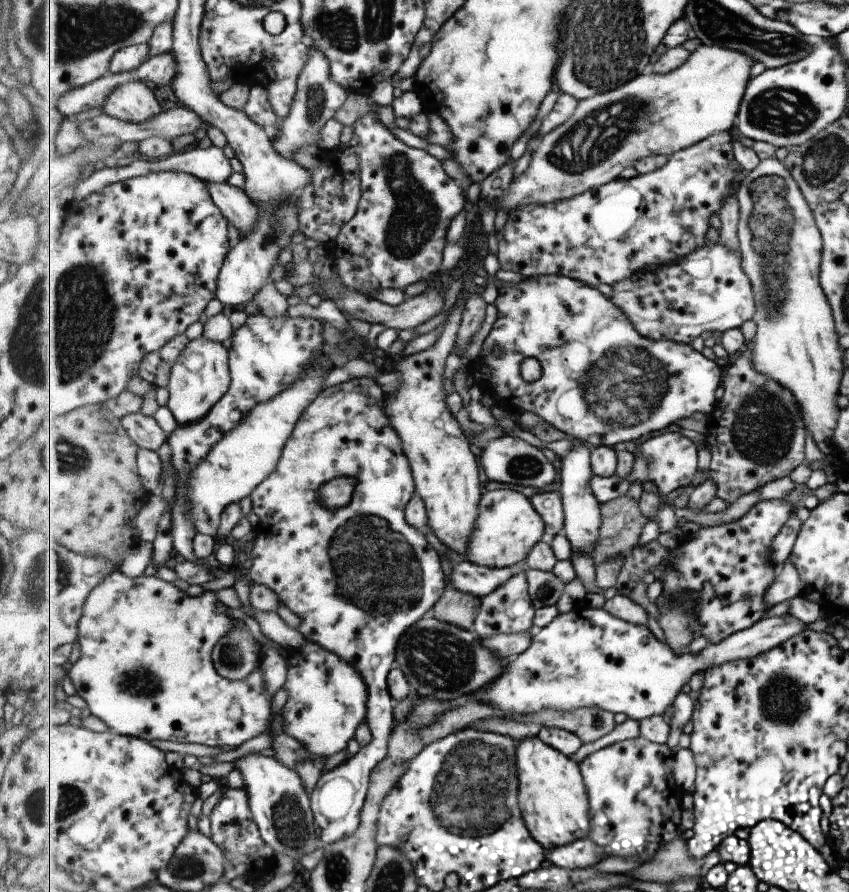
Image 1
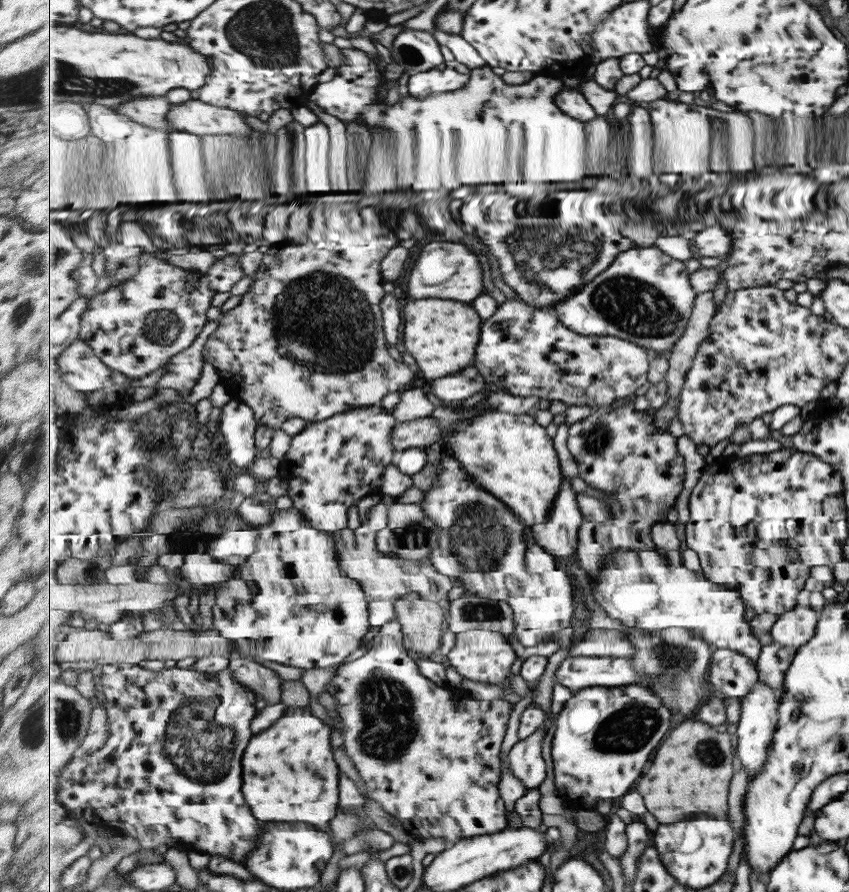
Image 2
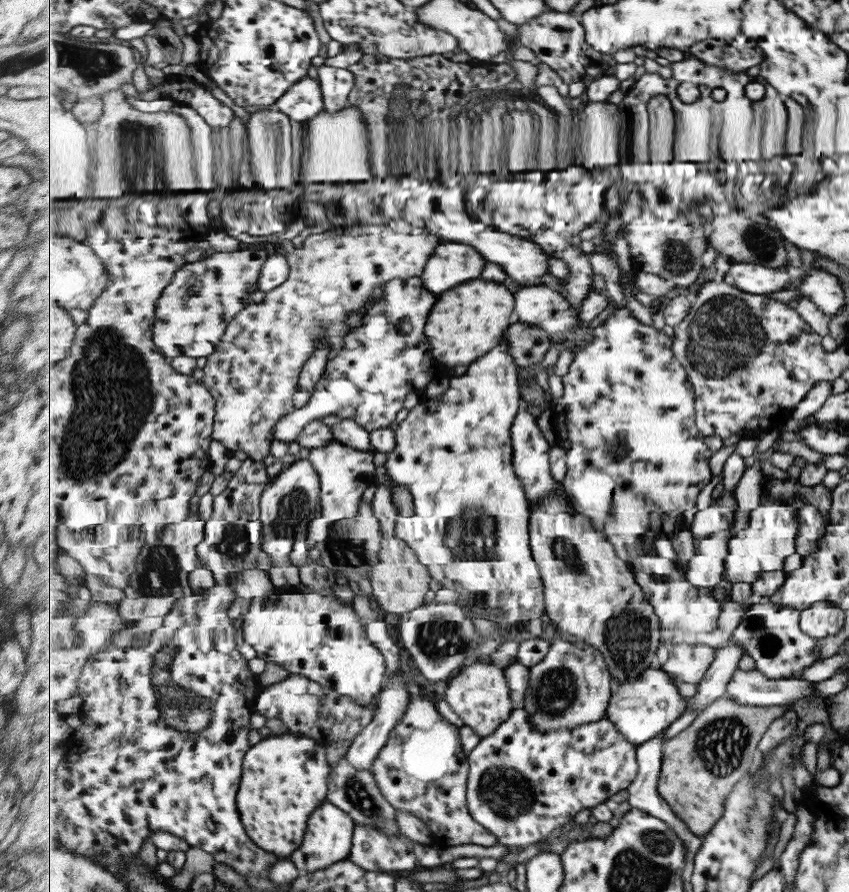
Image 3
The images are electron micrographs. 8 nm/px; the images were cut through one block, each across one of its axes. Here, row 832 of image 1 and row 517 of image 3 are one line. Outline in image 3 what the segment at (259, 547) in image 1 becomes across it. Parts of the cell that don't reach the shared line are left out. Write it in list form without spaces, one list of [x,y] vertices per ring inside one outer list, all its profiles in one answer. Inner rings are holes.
[[[335,440],[330,445],[309,450],[308,459],[313,463],[320,474],[322,491],[320,494],[320,517],[310,522],[308,535],[304,542],[297,542],[290,554],[292,564],[300,567],[307,564],[311,550],[317,548],[317,544],[324,541],[330,533],[333,523],[355,518],[361,508],[361,498],[369,486],[375,484],[375,462],[373,462],[375,450],[357,450],[351,445]]]

